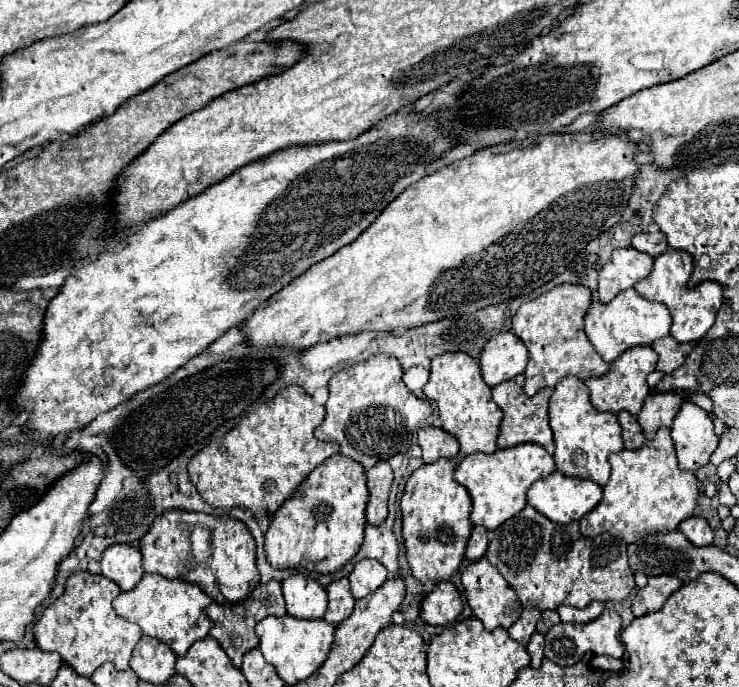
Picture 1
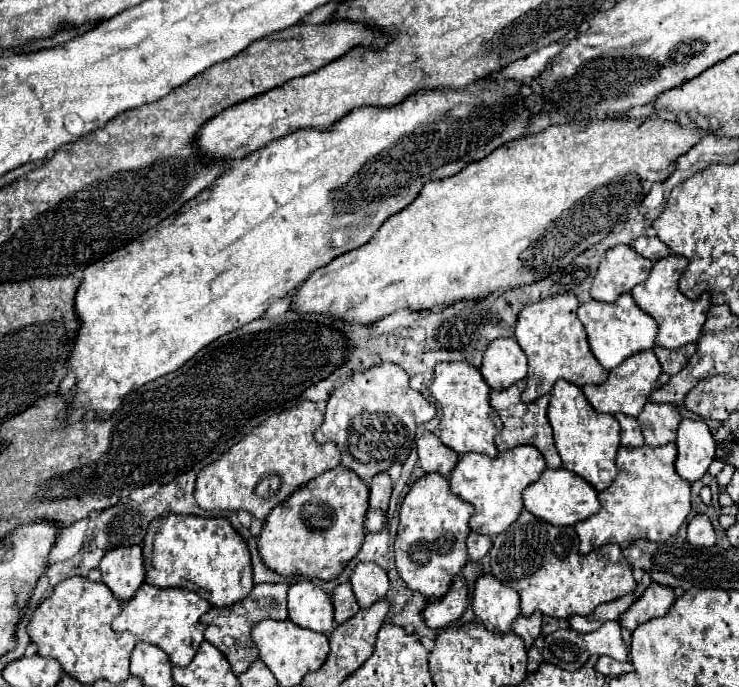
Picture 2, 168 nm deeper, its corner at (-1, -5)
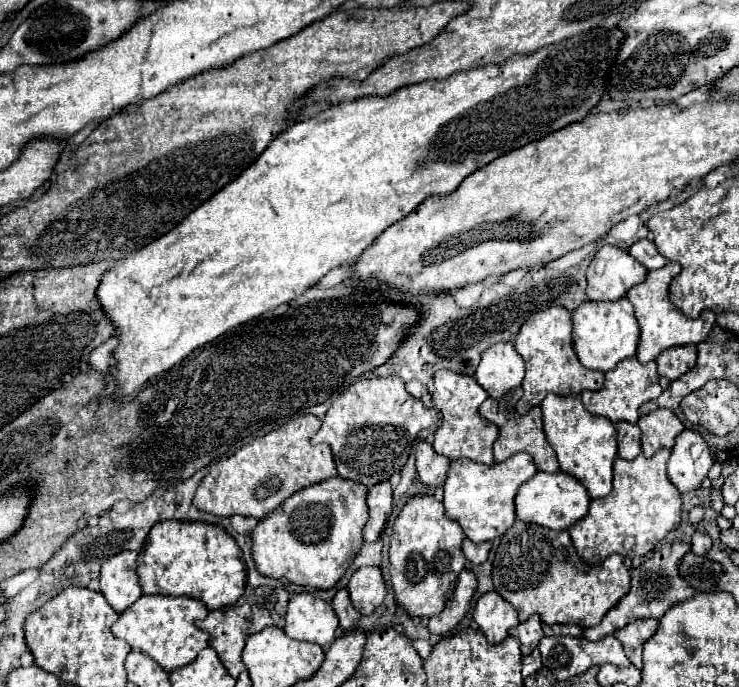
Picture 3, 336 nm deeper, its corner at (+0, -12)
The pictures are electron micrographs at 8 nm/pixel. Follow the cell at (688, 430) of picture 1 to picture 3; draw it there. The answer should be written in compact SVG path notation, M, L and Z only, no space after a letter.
M696 430L678 434L668 460L668 478L680 492L700 488L712 466L712 454L706 440Z

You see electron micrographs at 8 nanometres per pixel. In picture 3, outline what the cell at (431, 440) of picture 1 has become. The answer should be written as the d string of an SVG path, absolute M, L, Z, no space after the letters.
M420 440L416 444L416 470L420 482L428 486L440 486L448 476L448 468L450 468L450 460L446 456L436 454L430 442Z

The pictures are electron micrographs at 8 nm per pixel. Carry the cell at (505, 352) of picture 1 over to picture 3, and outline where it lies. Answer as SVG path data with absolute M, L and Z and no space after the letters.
M494 344L482 354L474 378L492 398L500 398L522 384L524 360L514 344Z

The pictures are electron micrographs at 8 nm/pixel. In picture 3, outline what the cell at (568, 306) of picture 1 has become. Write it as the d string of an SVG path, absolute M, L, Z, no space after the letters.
M552 306L548 310L536 312L522 324L514 346L518 354L526 362L526 376L522 382L522 398L516 404L518 414L526 414L530 408L538 406L548 392L570 396L580 394L584 390L600 390L604 386L604 374L598 370L588 370L580 364L574 352L574 328L572 328L572 312L564 306Z

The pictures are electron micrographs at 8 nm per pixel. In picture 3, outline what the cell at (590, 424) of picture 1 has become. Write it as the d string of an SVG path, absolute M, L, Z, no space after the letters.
M548 394L542 404L544 432L558 456L560 470L576 476L588 490L592 498L604 498L612 492L612 464L616 460L616 428L610 420L600 416L590 416L578 394L558 396Z

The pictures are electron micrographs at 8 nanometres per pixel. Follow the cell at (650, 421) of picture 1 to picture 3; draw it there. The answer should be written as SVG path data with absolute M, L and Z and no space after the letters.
M666 408L650 412L638 420L642 430L642 454L650 458L660 448L672 448L674 438L684 430L678 416Z

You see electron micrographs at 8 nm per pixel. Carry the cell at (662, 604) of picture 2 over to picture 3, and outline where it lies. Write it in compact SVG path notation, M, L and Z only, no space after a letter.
M646 618L646 620L634 620L622 630L616 630L614 636L622 642L626 656L636 668L642 668L642 644L658 630L660 620L658 618Z

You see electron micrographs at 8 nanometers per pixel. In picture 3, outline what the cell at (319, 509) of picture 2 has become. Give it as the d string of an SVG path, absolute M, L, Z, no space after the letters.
M334 476L296 492L274 508L250 534L258 572L270 578L284 576L298 586L334 588L364 542L362 528L368 520L366 490L366 486L354 480Z

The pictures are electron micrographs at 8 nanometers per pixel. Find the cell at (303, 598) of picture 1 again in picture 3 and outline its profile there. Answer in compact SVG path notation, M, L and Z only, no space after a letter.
M302 592L294 594L286 612L286 634L294 640L316 642L320 646L330 646L336 638L338 618L330 602L318 598L316 594Z

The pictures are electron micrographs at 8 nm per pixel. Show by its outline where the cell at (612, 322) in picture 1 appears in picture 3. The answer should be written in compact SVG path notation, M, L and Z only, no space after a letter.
M620 298L616 302L584 302L572 312L572 320L574 320L574 350L580 362L590 370L600 372L614 370L618 362L634 356L638 350L640 326L628 298Z

